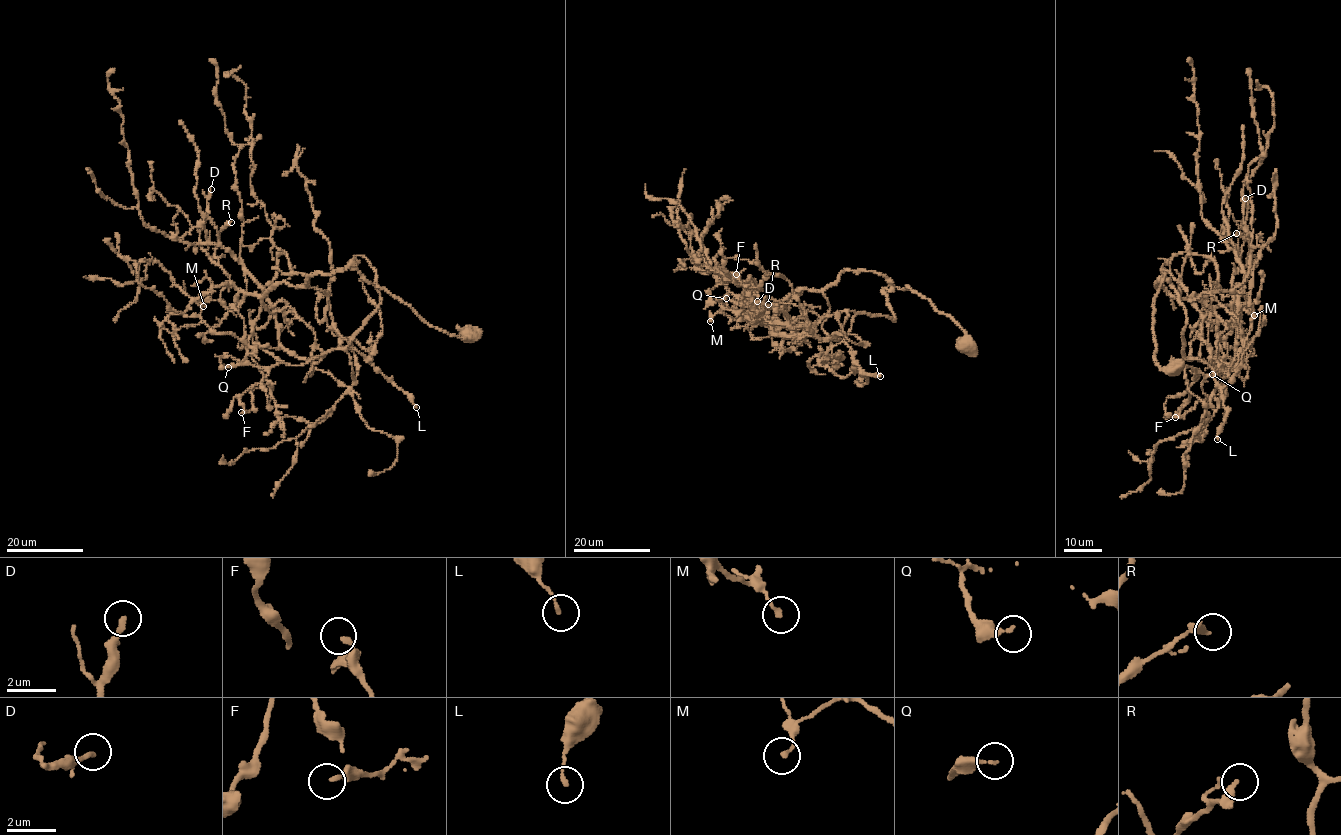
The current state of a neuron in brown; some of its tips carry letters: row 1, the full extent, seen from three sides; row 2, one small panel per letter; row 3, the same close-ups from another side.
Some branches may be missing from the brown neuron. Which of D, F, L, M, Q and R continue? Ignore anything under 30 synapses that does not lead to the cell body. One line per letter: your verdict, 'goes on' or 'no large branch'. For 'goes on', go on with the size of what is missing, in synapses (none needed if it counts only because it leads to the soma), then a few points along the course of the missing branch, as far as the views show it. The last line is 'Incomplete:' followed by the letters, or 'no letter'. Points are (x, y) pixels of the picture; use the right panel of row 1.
D: goes on; about 35 synapses; missing branch runs (1245, 198), (1254, 165), (1247, 144), (1248, 137), (1241, 118), (1227, 121)
F: no large branch
L: no large branch
M: no large branch
Q: no large branch
R: no large branch
Incomplete: D

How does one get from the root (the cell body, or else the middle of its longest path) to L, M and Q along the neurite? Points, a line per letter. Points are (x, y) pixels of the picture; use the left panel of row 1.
L: (468, 334), (430, 326), (380, 288), (364, 257), (348, 265), (380, 298), (350, 338), (352, 346), (416, 407)
M: (468, 334), (430, 326), (380, 288), (362, 256), (263, 296), (229, 282), (203, 306)
Q: (468, 334), (430, 326), (357, 256), (304, 286), (275, 284), (246, 359), (221, 356), (228, 367)

